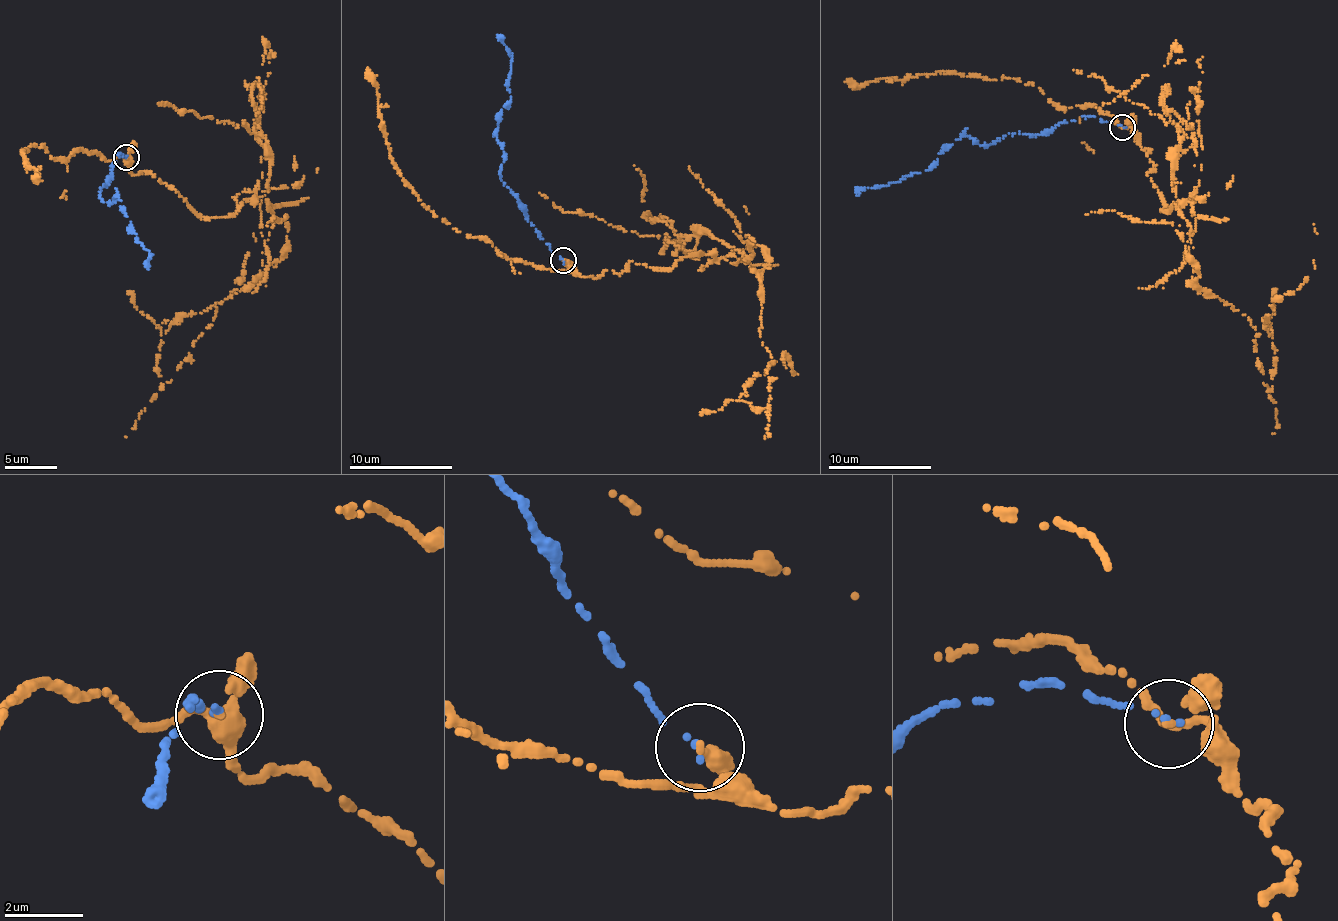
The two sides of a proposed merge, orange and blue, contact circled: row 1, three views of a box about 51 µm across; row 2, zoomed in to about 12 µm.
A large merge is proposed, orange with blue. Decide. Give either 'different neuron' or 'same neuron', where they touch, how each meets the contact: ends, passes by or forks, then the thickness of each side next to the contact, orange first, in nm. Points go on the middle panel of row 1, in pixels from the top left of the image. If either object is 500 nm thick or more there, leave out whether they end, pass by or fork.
different neuron | (563, 260) | orange ends | blue ends | 140/140 nm

